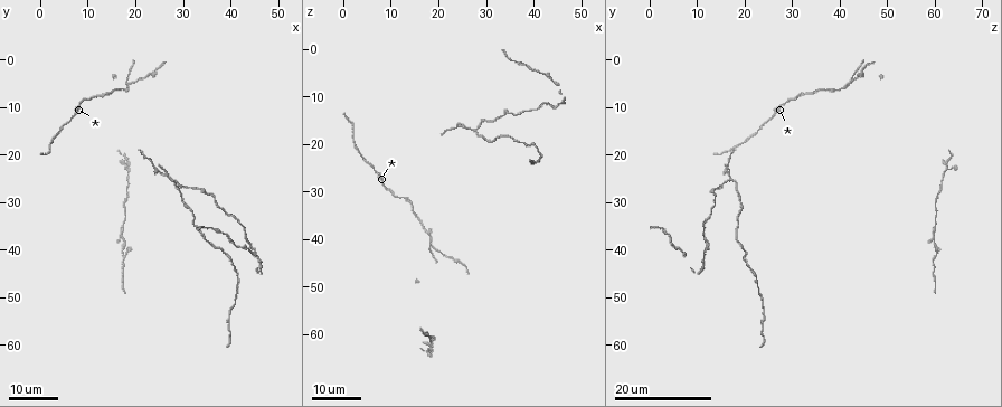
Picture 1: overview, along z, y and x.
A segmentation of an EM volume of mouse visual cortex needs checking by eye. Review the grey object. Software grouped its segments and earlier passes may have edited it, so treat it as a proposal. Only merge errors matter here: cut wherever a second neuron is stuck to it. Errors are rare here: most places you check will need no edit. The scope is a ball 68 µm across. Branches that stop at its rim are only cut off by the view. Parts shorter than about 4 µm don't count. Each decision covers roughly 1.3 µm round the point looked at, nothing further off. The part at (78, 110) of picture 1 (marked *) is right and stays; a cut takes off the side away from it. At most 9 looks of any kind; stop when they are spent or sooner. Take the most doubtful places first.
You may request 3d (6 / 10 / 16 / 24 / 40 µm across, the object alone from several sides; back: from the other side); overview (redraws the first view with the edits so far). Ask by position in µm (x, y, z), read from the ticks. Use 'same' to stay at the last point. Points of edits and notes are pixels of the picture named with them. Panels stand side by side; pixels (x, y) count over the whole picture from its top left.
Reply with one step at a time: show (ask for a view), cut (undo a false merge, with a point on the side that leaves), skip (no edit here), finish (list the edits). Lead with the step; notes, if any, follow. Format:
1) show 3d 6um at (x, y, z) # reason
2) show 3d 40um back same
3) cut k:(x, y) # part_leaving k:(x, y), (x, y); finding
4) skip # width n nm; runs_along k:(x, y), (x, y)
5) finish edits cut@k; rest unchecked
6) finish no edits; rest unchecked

show 3d 16um at (18.5, 5.0, 41.5) # small branch off a trunk

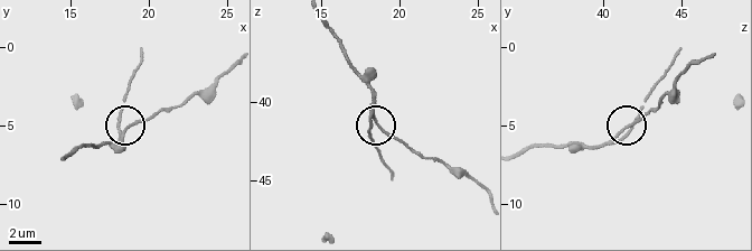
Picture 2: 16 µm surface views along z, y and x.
show 3d 6um at (18.6, 5.4, 41.2)

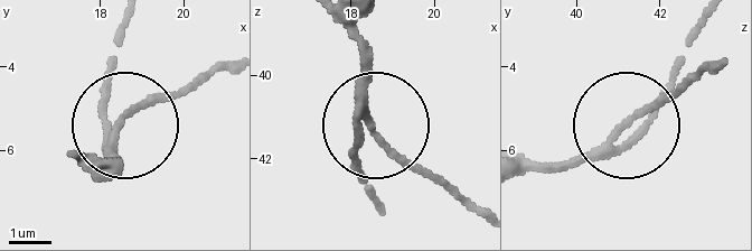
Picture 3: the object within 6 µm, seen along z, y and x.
skip # runs_along 3:(525, 159), (579, 159), (704, 63); all the same neuron

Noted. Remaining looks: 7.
show 3d 16um at (28.0, 25.0, 16.5) # three-way junction

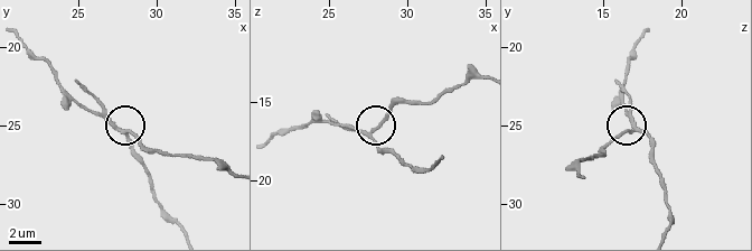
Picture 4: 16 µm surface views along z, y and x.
show 3d 10um at (27.8, 25.4, 17.0)

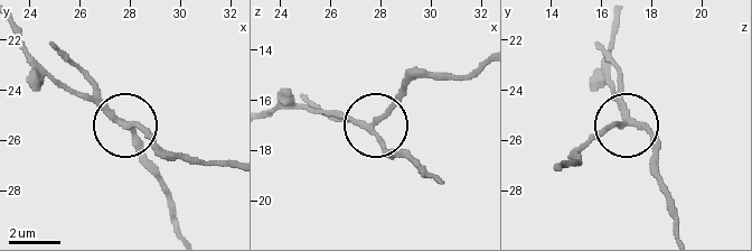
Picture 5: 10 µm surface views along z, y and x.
cut 5:(84, 77) # width 200 nm; two neurons meet here

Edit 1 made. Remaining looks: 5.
show 3d 24um at (18.0, 38.0, 60.0) # three-way junction

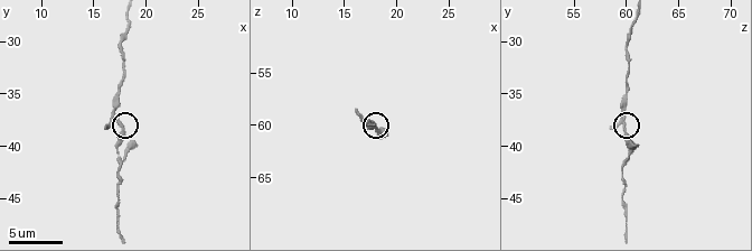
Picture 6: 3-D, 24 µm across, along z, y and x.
show 3d 6um at (17.2, 37.8, 60.0)

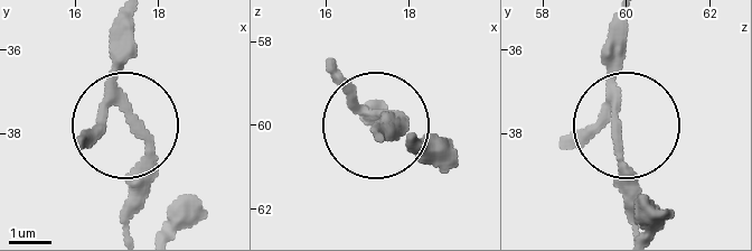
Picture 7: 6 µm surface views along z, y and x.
show 3d 6um back at (17.30, 37.65, 59.80)

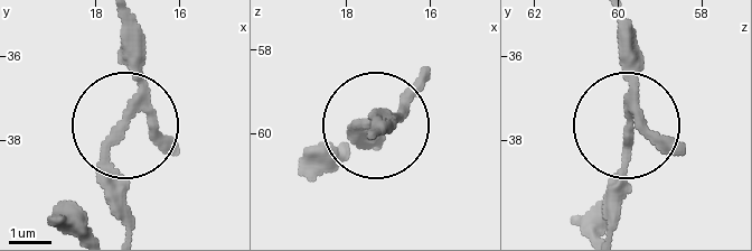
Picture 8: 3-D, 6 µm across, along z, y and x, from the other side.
skip # runs_along 8:(120, 28), (131, 103), (110, 178), (120, 217); all the same neuron

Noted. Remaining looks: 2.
show 3d 16um at (31.0, 26.5, 15.0) # thin neck

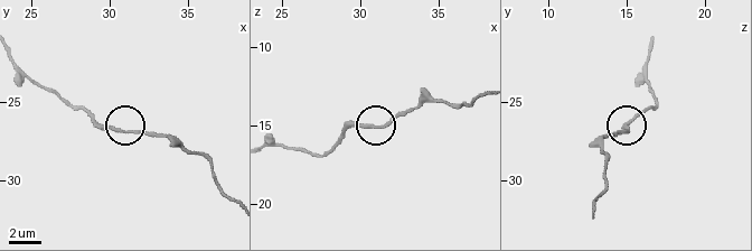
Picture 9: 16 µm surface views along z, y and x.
show 3d 6um at (31.4, 27.0, 15.0)

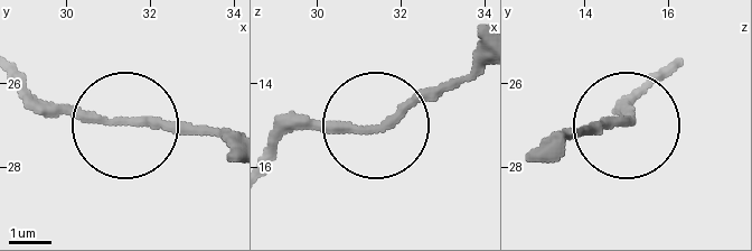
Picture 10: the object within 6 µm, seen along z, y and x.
skip # continuous, no second neuron

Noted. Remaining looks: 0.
finish edits cut@5; rest unchecked

